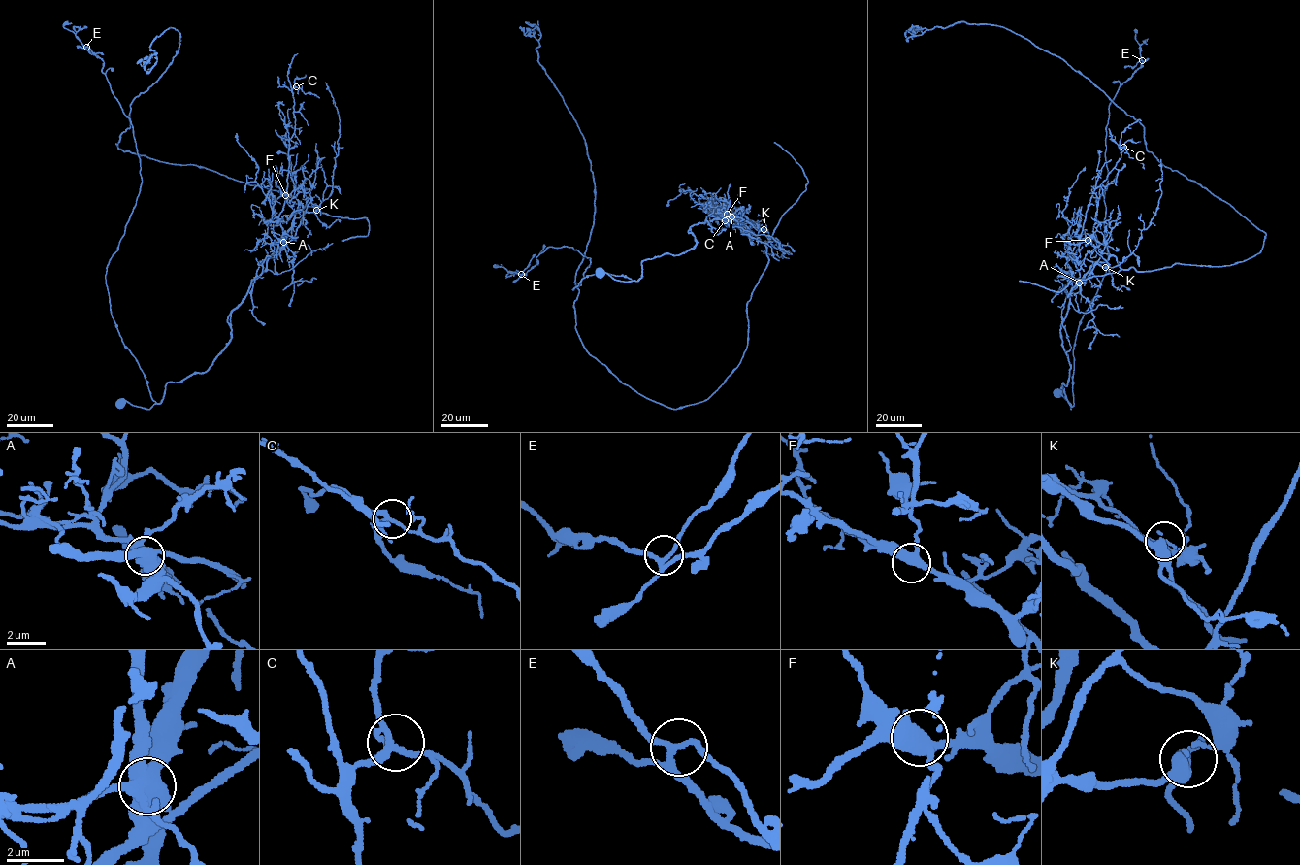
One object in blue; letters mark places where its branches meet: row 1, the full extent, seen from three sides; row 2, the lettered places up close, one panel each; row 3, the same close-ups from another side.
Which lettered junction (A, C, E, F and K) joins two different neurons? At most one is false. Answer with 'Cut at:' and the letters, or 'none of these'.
Cut at: A

